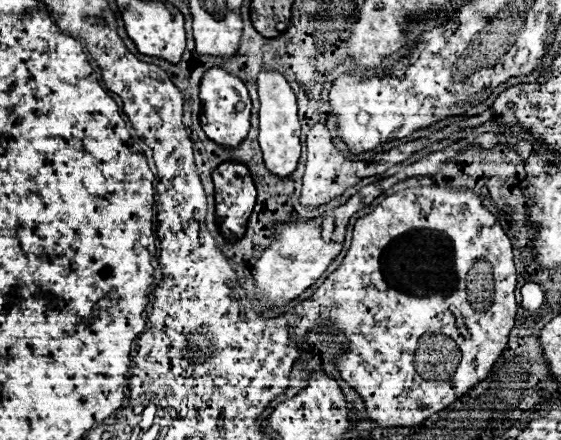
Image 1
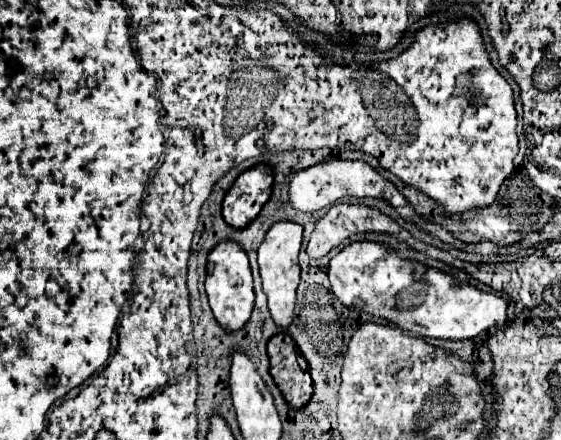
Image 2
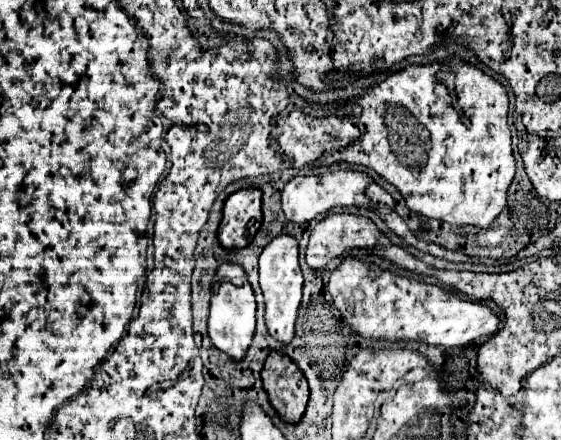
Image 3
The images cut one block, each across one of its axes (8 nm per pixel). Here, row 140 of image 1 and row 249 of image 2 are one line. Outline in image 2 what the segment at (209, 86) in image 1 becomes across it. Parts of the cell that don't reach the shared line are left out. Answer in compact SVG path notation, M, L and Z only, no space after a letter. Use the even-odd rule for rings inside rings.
M222 242L210 252L206 292L208 292L208 302L214 312L214 318L224 332L238 332L248 324L254 308L252 272L250 272L246 252L236 242Z

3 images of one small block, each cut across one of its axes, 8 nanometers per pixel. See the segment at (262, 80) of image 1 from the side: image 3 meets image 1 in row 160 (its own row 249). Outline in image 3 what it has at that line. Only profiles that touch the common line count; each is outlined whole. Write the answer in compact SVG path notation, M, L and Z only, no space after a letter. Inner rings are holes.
M278 236L260 254L260 288L266 302L266 328L282 344L294 338L294 324L302 300L302 270L298 264L298 242L292 236Z

